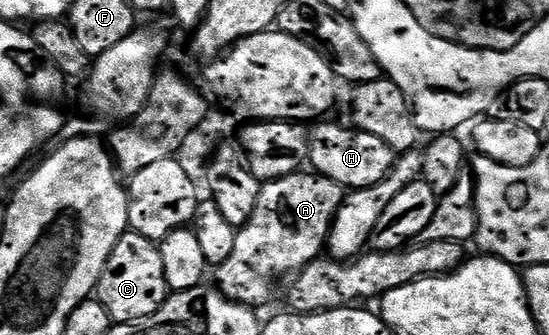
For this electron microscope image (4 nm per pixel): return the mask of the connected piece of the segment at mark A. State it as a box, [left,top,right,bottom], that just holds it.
[215,171,344,307]

